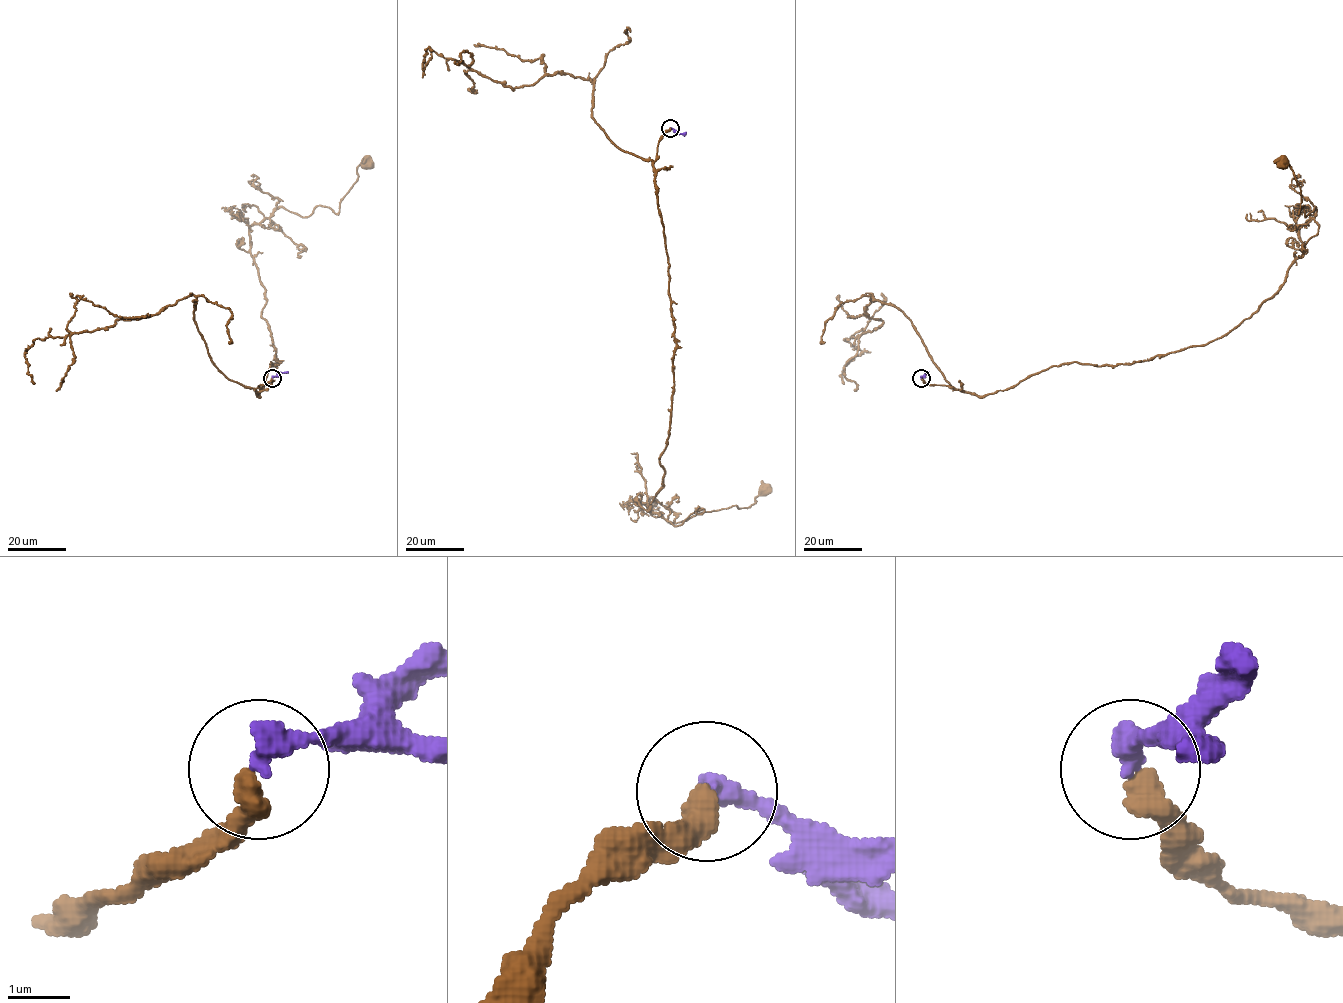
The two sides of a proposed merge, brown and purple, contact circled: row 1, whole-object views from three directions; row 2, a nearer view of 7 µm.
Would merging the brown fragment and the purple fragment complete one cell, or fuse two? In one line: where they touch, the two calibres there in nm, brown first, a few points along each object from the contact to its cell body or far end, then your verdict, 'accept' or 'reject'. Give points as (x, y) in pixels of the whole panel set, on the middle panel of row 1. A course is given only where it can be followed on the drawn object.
place (670, 128); calibres 440 and 380 nm; course brown (670, 128), (653, 170), (673, 391), (663, 485), (647, 506), (679, 522), (748, 507), (764, 490); course purple (670, 128), (679, 133), (686, 132); reject

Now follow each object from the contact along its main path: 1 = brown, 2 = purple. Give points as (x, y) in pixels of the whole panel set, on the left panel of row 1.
1: (272, 377), (259, 396), (278, 361), (249, 228), (281, 206), (302, 217), (318, 206), (337, 213), (366, 161)
2: (272, 377), (288, 372)

